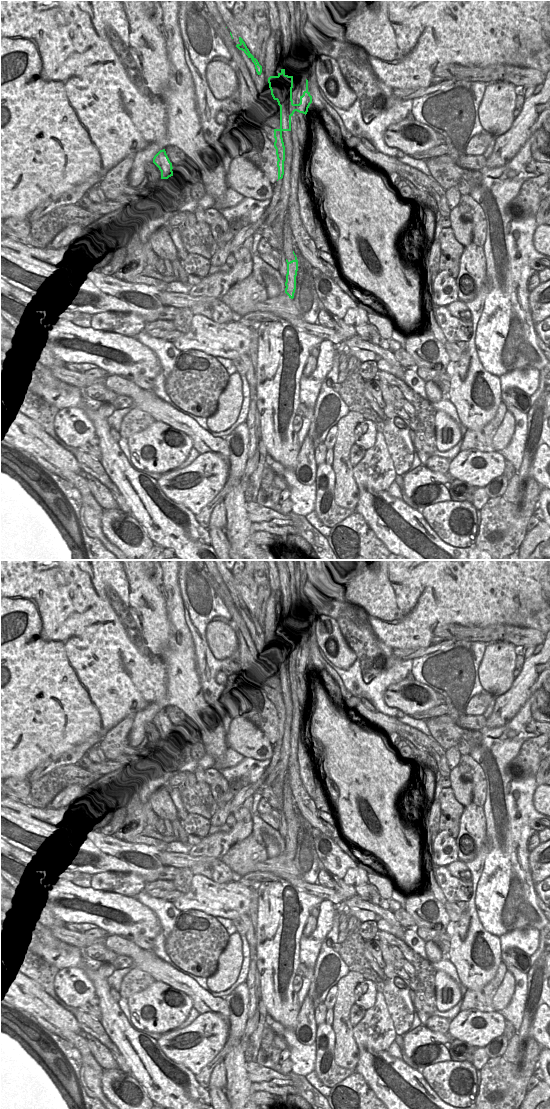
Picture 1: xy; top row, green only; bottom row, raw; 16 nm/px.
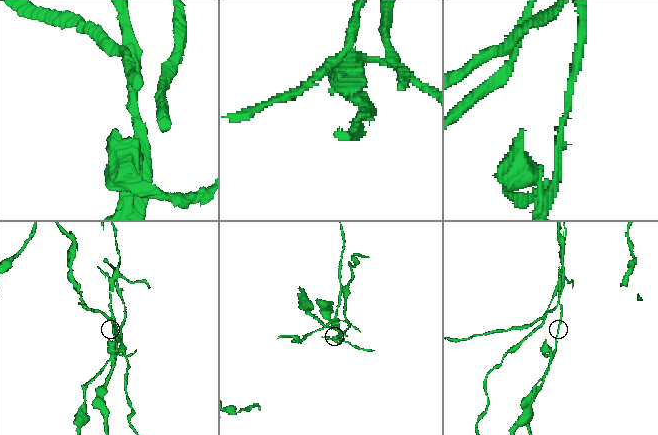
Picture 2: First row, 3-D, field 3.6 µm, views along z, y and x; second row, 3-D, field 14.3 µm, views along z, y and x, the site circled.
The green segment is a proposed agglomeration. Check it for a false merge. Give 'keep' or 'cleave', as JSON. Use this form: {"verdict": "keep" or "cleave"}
{"verdict": "cleave"}

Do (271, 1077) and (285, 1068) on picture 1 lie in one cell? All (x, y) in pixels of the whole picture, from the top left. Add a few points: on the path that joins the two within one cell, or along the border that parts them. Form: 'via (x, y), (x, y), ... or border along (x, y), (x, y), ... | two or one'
border along (280, 1073), (286, 1075) | two

